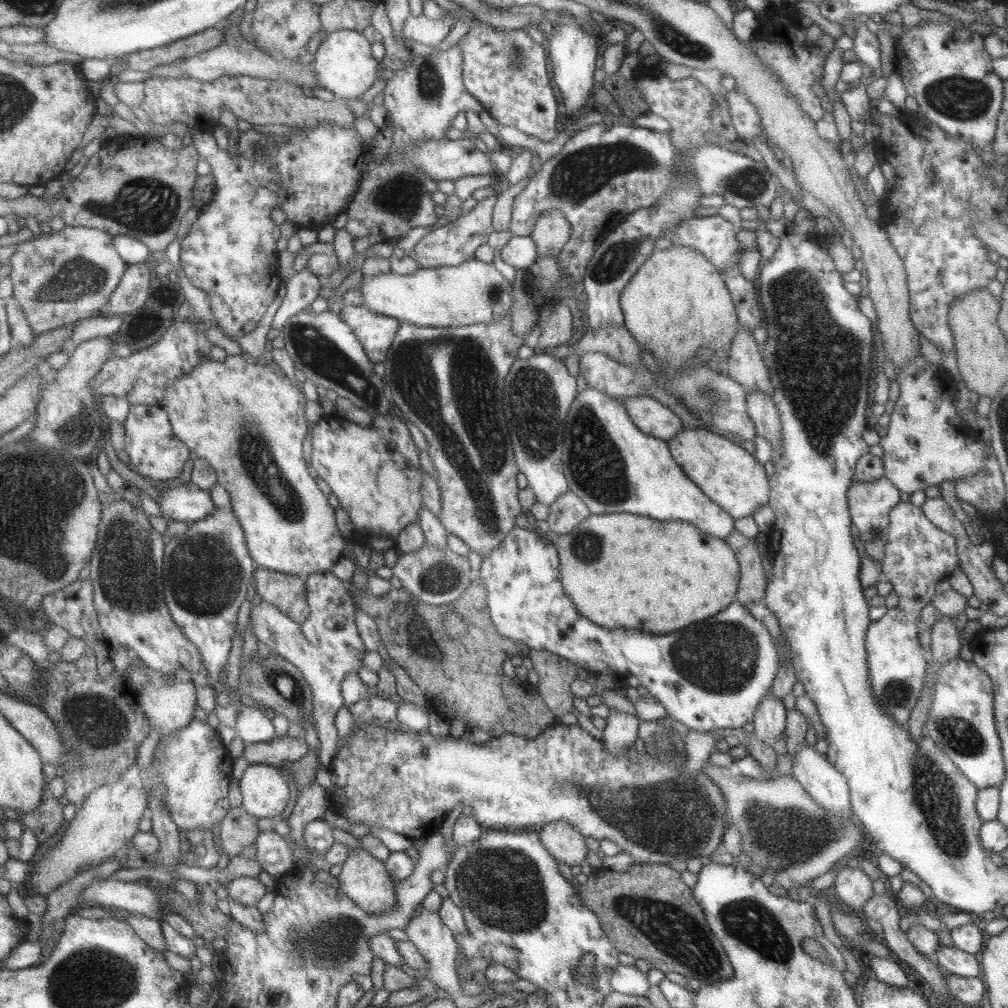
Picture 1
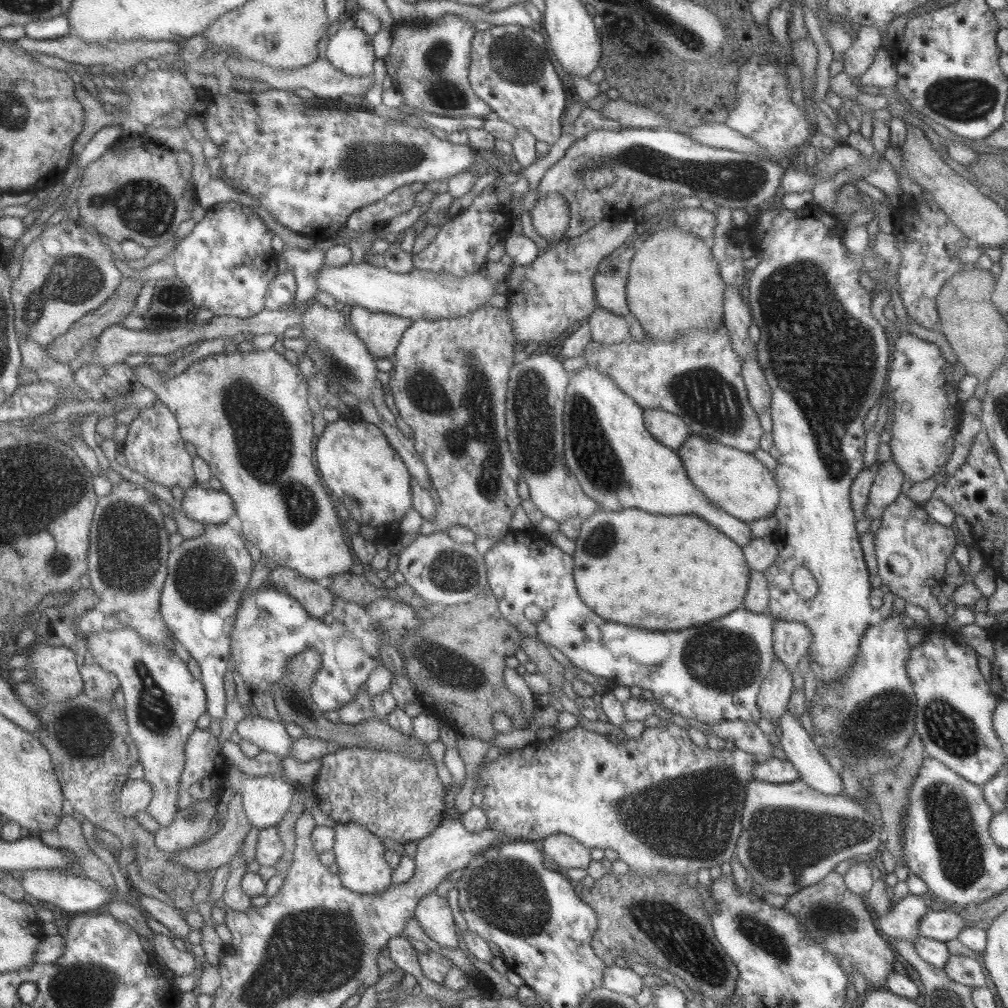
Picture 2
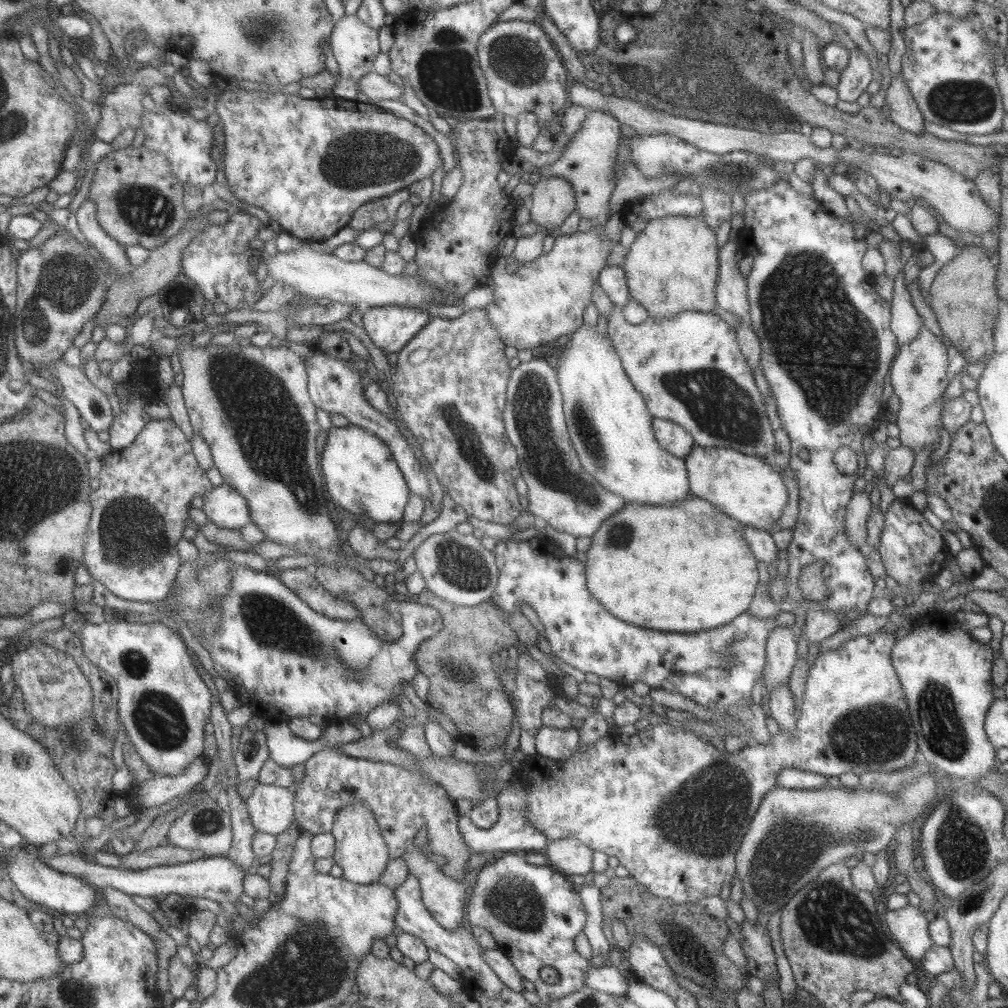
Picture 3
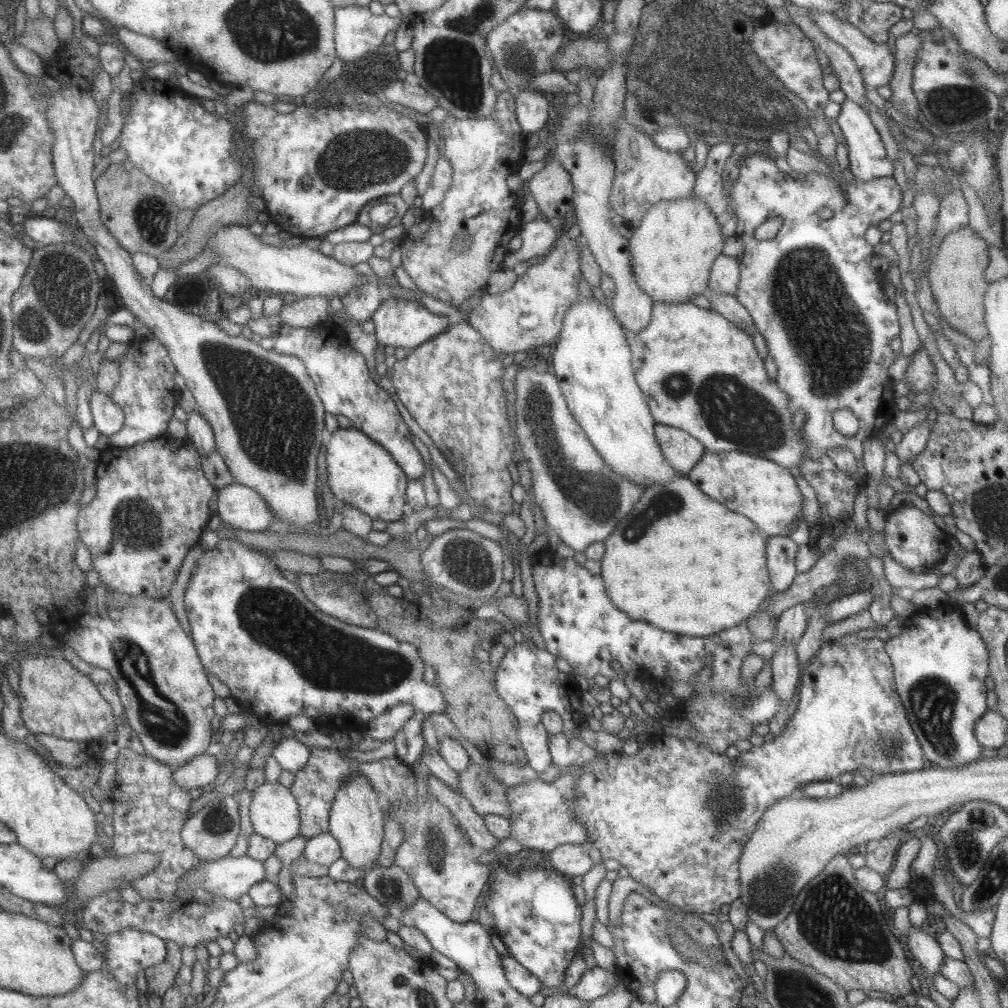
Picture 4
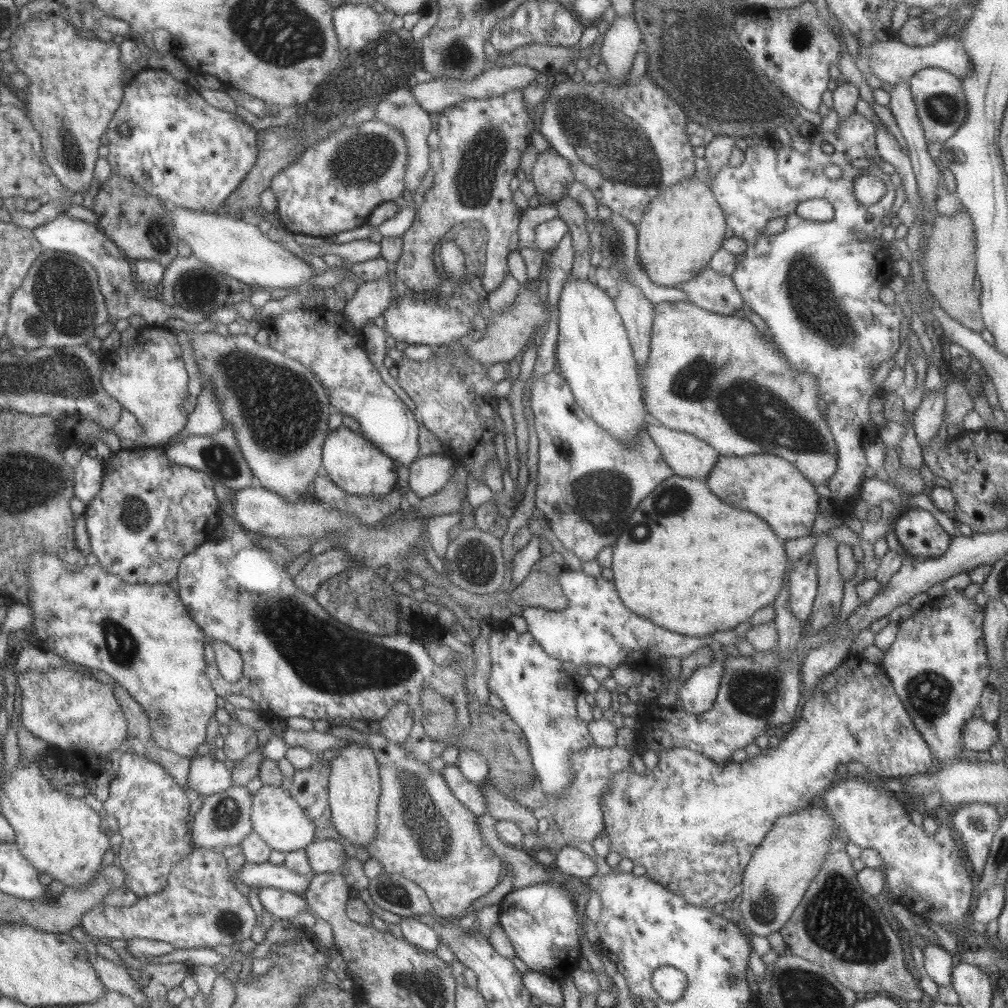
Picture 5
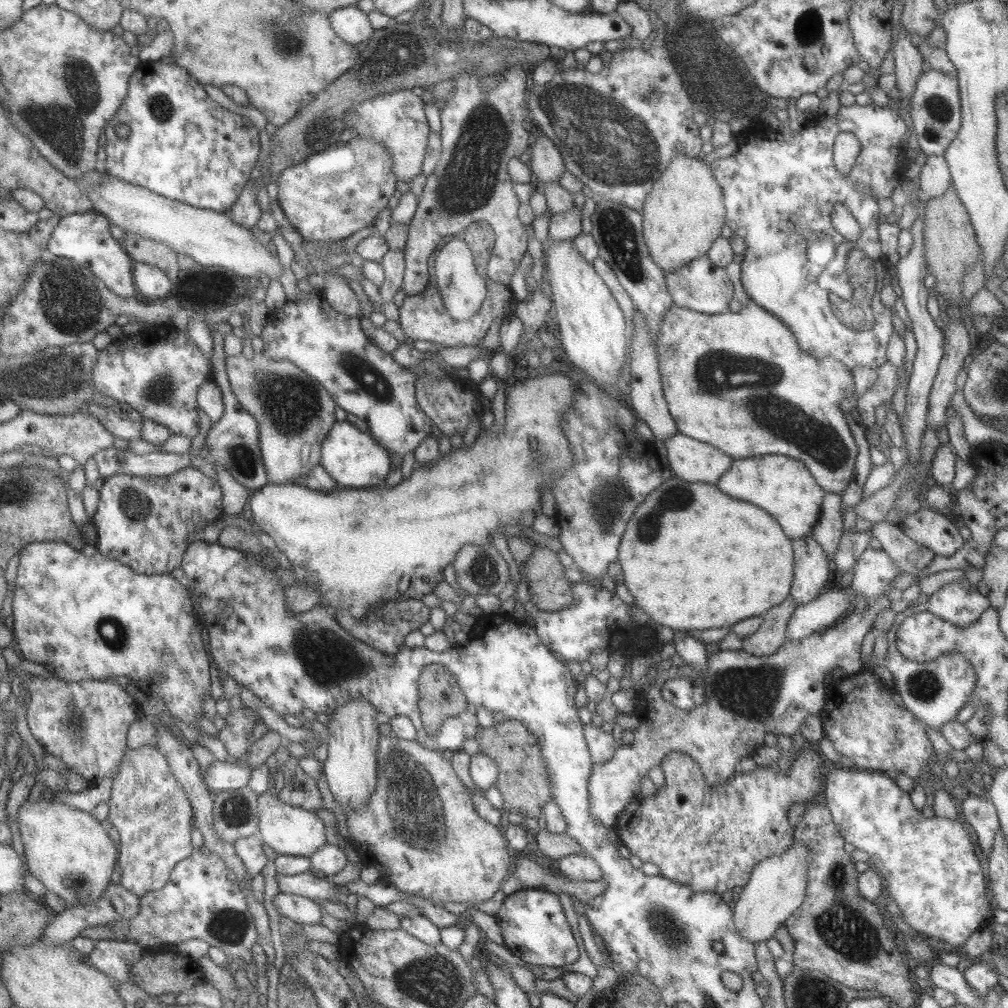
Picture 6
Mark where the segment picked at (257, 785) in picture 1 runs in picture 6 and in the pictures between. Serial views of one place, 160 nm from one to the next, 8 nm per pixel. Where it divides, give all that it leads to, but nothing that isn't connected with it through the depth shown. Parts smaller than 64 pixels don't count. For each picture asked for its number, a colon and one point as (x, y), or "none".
2: (265, 799)
3: (270, 808)
4: (273, 812)
5: (282, 824)
6: (289, 830)

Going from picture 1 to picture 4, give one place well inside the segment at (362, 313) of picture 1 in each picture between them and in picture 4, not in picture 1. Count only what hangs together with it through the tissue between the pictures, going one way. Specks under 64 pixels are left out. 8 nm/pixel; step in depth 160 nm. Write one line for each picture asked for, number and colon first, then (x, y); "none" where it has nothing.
2: (380, 332)
3: (388, 327)
4: (404, 323)

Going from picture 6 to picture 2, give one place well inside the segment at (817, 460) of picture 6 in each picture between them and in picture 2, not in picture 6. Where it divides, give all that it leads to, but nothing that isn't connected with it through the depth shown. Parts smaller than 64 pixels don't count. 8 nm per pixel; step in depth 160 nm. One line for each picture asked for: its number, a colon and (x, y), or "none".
2: (696, 377)
3: (688, 368)
4: (691, 365)
5: (715, 377)

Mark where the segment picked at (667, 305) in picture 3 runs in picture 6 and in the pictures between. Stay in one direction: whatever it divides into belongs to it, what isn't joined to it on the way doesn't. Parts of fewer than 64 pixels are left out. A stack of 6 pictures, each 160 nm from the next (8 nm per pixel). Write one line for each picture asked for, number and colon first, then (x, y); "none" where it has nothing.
4: (671, 251)
5: (681, 228)
6: (683, 214)

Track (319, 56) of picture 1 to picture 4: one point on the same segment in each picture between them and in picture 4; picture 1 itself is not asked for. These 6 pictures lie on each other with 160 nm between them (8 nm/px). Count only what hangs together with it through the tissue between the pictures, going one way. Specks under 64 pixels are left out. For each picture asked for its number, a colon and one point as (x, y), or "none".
2: (349, 50)
3: (354, 45)
4: (356, 31)

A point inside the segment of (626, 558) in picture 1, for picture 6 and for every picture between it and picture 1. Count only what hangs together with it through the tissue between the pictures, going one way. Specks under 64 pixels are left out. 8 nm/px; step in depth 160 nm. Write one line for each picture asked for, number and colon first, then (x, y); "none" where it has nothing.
2: (680, 570)
3: (683, 568)
4: (697, 568)
5: (689, 563)
6: (693, 558)

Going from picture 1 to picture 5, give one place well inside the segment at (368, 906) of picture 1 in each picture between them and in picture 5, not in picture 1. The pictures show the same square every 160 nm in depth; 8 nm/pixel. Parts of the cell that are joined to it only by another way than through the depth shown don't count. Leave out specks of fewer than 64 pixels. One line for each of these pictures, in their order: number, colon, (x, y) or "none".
2: (362, 869)
3: (359, 849)
4: (355, 820)
5: (353, 786)

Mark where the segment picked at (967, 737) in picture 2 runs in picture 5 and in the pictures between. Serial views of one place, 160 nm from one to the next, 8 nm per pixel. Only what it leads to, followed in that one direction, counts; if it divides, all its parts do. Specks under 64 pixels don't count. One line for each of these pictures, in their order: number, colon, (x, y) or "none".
3: (945, 675)
4: (939, 663)
5: (937, 665)

